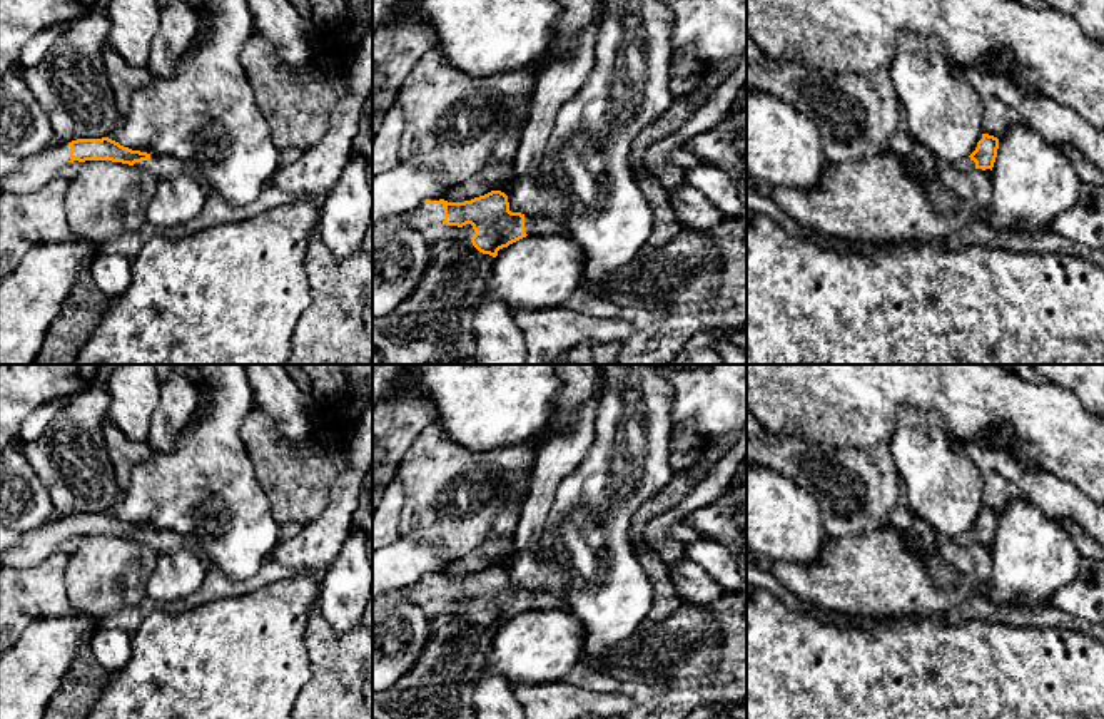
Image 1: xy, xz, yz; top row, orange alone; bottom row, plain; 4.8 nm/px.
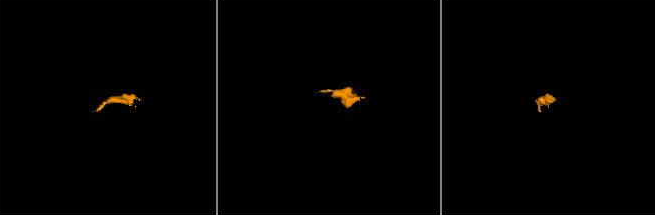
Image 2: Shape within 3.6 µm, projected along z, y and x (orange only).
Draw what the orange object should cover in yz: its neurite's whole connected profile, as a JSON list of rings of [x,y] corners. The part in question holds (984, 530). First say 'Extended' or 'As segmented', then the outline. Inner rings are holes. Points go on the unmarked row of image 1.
Extended. [[[982,508],[975,525],[969,532],[960,533],[955,542],[959,545],[982,543],[990,547],[997,532],[997,523],[999,513],[989,508]]]

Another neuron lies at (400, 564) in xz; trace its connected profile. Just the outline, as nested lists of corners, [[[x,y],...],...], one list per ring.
[[[399,537],[391,543],[372,548],[372,600],[386,592],[414,585],[426,575],[444,574],[451,563],[441,557],[441,547],[436,542],[413,542]]]

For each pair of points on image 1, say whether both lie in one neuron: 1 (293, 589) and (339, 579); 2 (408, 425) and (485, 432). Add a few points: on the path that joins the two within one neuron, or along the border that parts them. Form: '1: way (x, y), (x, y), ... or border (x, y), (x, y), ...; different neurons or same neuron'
1: border (318, 581), (319, 596); different neurons
2: border (410, 388), (420, 390), (431, 402), (435, 420); different neurons

